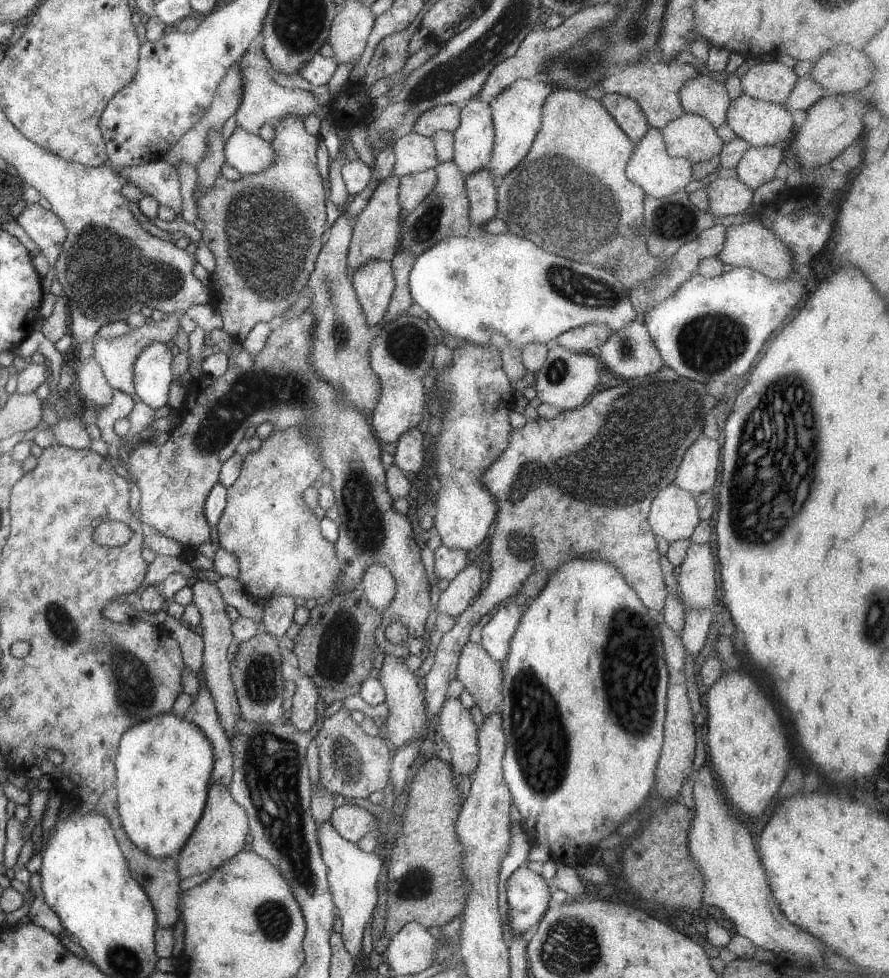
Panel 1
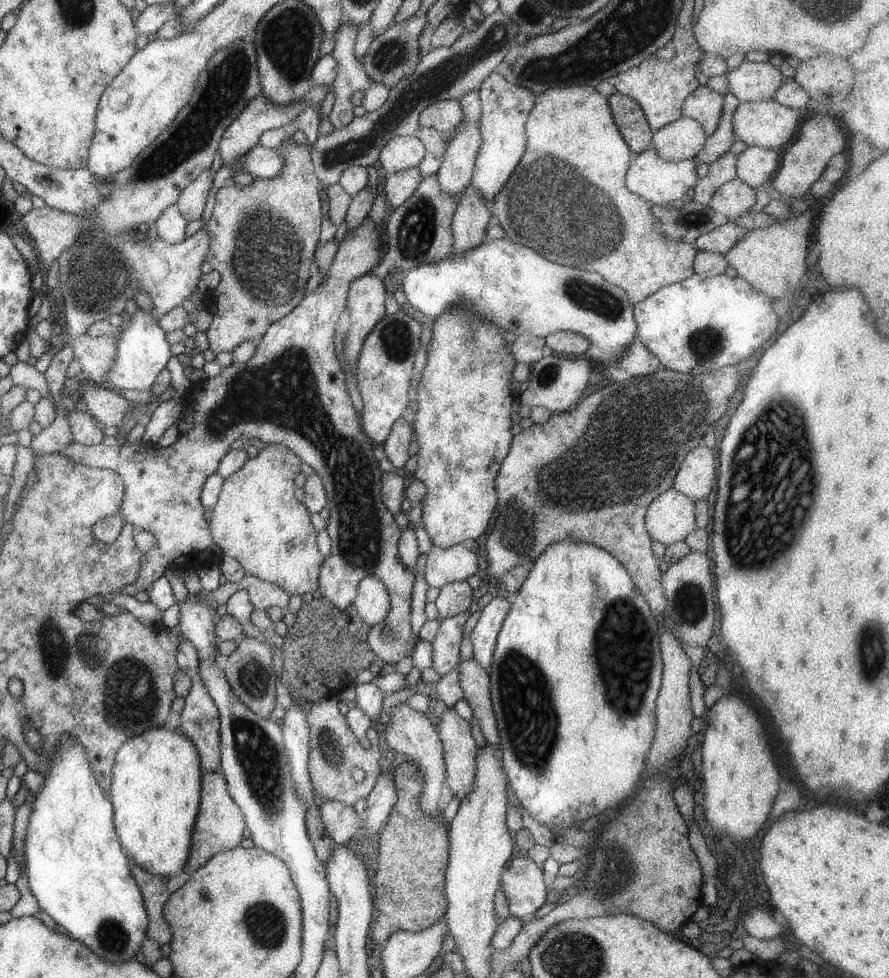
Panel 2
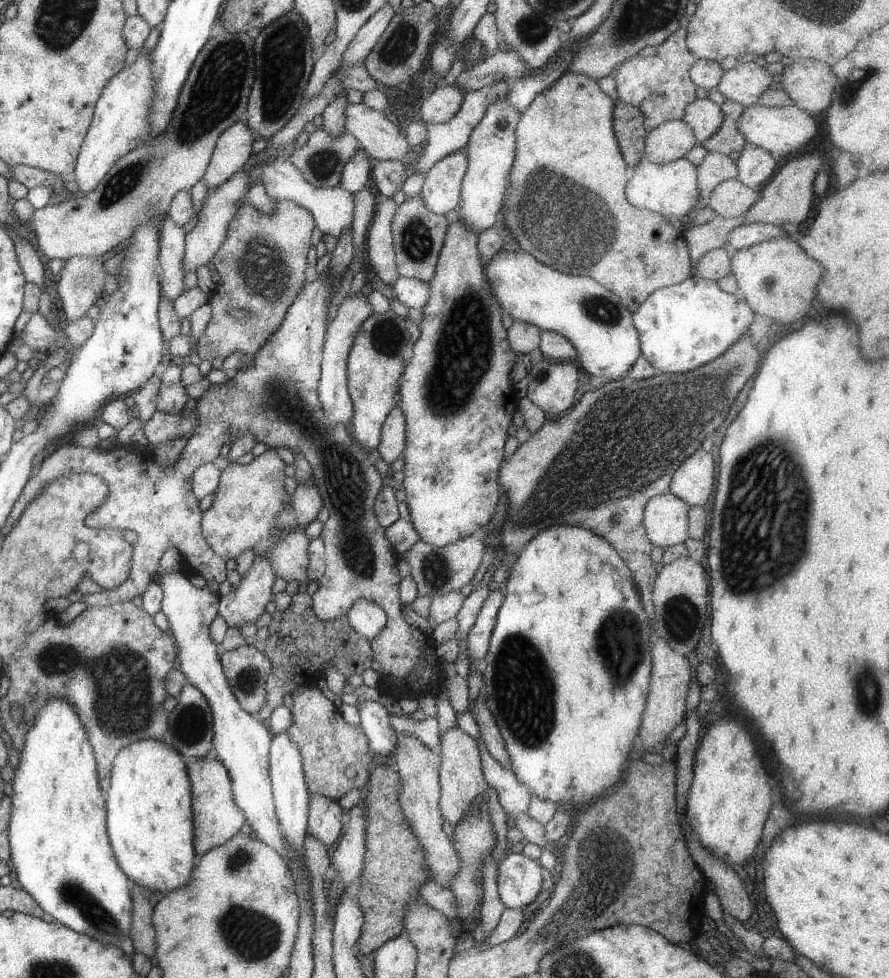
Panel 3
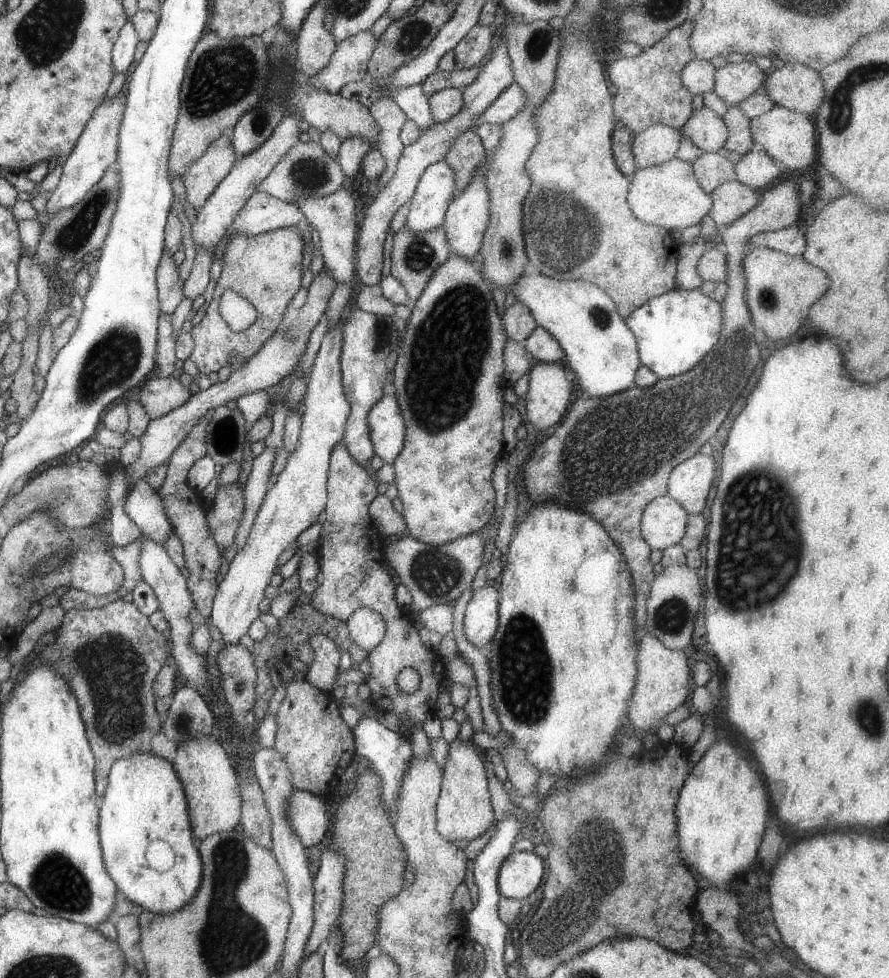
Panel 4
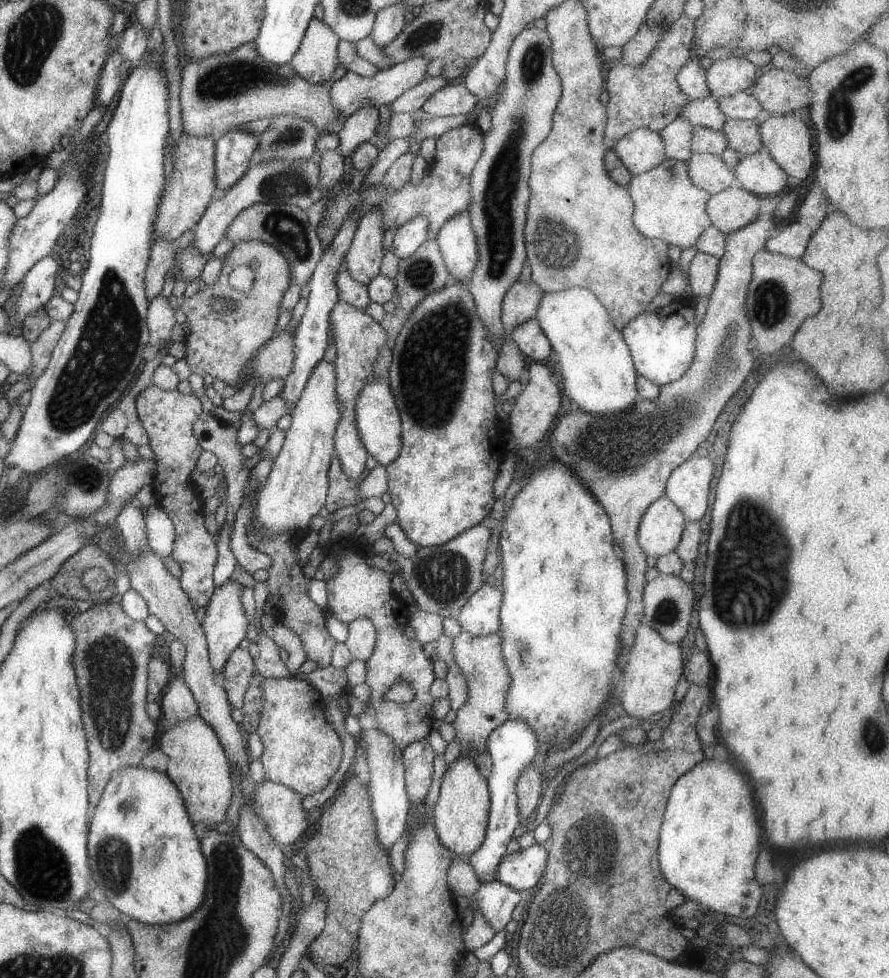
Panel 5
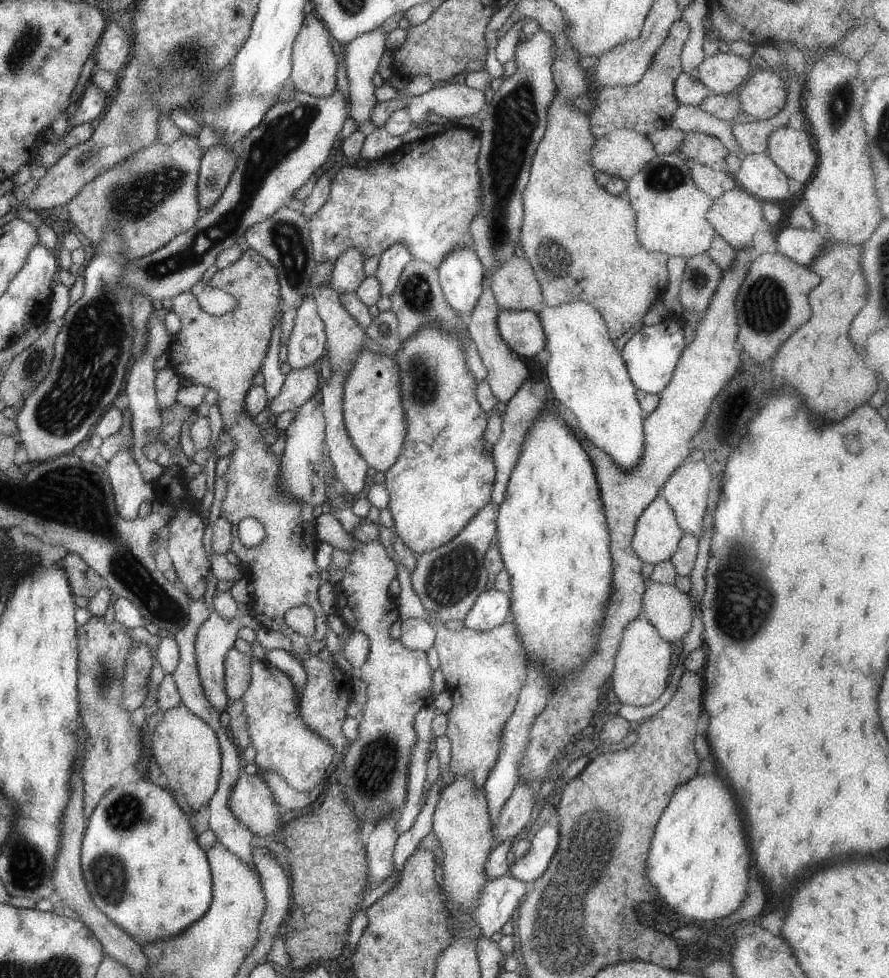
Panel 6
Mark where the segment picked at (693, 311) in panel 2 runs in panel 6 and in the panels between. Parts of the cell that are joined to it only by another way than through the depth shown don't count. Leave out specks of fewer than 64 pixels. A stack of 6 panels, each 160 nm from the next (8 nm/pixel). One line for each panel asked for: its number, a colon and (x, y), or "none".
3: (680, 327)
4: (674, 330)
5: (660, 341)
6: (650, 355)

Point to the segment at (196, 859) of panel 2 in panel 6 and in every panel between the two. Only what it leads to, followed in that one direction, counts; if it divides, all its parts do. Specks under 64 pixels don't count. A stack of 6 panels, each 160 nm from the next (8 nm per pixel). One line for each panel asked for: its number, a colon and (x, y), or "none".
3: (215, 817)
4: (212, 791)
5: (197, 766)
6: (186, 749)

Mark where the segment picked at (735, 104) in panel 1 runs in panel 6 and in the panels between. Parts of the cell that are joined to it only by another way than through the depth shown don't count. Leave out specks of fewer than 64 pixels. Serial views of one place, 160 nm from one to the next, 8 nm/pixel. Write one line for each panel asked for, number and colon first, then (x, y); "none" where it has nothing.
2: (767, 124)
3: (780, 130)
4: (787, 136)
5: (788, 139)
6: (790, 149)

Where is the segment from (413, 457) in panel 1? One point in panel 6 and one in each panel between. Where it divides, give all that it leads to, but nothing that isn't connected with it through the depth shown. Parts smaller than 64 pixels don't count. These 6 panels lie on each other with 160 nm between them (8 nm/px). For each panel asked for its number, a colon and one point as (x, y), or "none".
2: (396, 444)
3: (391, 441)
4: (386, 427)
5: (377, 419)
6: (371, 407)

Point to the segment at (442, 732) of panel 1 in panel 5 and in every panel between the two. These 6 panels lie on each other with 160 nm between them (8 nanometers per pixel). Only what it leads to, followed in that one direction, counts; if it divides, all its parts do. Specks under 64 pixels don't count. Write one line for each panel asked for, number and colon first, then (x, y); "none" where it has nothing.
2: (459, 749)
3: (461, 779)
4: (463, 811)
5: (459, 817)

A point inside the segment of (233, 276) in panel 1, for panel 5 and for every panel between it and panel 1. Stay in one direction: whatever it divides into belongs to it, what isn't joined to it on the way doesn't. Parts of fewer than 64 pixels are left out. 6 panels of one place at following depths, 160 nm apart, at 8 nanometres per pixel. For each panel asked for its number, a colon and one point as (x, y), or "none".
2: (262, 236)
3: (261, 261)
4: (265, 269)
5: (220, 344)

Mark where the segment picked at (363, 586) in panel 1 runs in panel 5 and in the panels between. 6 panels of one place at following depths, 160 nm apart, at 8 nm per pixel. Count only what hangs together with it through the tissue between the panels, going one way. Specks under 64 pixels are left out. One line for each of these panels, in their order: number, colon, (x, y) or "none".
2: (372, 602)
3: (366, 618)
4: (366, 628)
5: (360, 640)

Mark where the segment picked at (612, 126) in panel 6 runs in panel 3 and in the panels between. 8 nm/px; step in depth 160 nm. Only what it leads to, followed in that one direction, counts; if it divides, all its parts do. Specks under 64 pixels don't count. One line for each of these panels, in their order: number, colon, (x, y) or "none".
3: (659, 86)
4: (649, 91)
5: (646, 95)

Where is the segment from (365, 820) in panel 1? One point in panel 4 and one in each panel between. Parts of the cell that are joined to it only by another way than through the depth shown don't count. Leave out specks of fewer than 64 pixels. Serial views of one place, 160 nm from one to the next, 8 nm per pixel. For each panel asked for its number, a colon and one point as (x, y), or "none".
2: (341, 821)
3: (325, 821)
4: (309, 817)

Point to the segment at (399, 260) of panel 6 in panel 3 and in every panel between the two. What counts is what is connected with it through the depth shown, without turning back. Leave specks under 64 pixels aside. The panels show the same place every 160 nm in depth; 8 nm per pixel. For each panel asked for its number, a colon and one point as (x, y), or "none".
3: (440, 191)
4: (434, 190)
5: (407, 237)

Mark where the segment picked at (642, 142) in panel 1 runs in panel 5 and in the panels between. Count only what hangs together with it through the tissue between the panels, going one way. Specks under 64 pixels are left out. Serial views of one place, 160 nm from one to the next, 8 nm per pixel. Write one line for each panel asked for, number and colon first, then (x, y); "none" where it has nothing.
2: (661, 182)
3: (669, 189)
4: (667, 195)
5: (666, 206)

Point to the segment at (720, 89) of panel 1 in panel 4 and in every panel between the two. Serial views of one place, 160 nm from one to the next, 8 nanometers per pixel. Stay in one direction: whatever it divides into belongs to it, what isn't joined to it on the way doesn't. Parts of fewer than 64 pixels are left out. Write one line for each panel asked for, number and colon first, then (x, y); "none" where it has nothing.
2: (703, 105)
3: (704, 116)
4: (705, 129)

